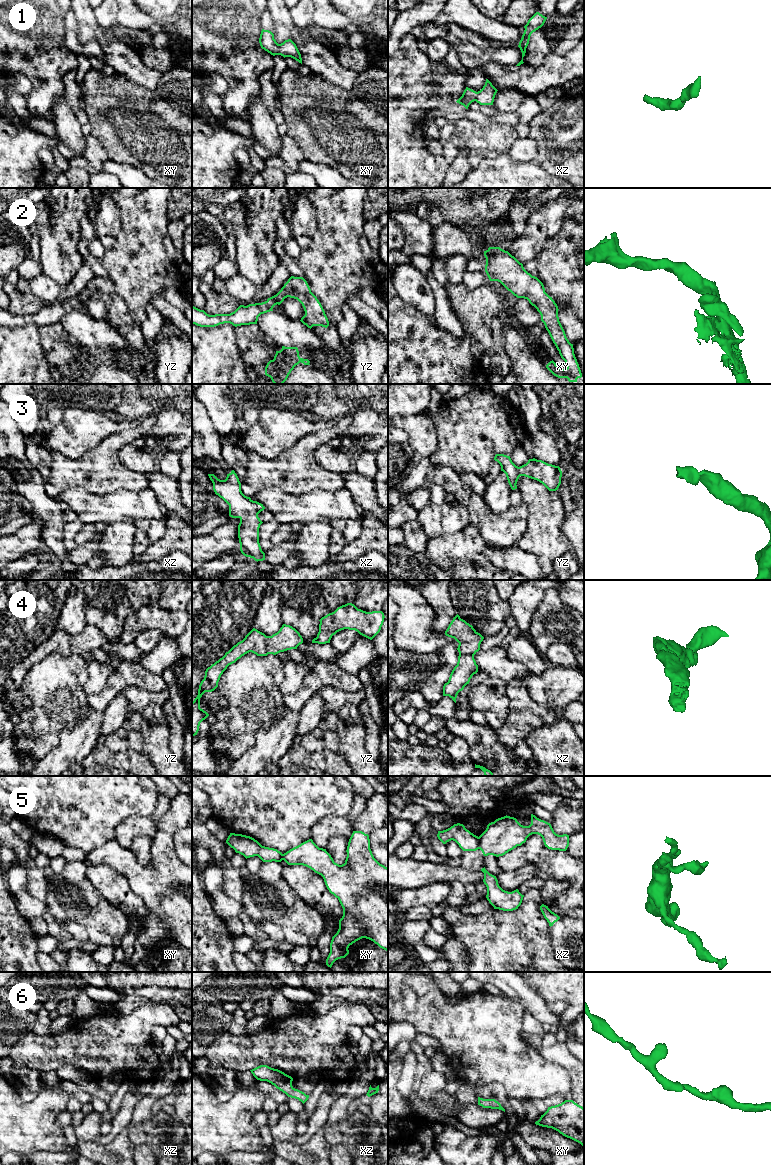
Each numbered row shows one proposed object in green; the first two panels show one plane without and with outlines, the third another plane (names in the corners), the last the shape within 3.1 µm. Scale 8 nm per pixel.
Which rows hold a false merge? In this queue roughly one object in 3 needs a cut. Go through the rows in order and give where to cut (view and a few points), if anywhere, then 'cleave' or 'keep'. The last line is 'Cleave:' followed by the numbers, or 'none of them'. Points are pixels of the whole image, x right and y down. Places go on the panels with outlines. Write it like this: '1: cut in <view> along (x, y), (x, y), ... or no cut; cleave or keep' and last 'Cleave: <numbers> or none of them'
1: no cut; keep
2: no cut; keep
3: no cut; keep
4: no cut; keep
5: cut in xz along (478, 837), (479, 848); cleave
6: no cut; keep
Cleave: 5

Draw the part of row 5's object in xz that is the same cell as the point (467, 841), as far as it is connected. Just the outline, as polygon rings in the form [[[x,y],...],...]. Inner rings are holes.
[[[460,823],[454,824],[446,830],[438,831],[437,837],[443,844],[451,840],[455,841],[463,851],[476,851],[479,849],[479,837]]]

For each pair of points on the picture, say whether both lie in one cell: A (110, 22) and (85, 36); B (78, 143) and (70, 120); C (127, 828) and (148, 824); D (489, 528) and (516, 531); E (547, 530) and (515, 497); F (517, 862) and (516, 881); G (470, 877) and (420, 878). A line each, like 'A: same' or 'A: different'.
A: different
B: same
C: same
D: same
E: different
F: different
G: same

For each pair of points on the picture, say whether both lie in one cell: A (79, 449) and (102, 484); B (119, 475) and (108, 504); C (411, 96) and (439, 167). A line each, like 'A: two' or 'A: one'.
A: two
B: two
C: one

